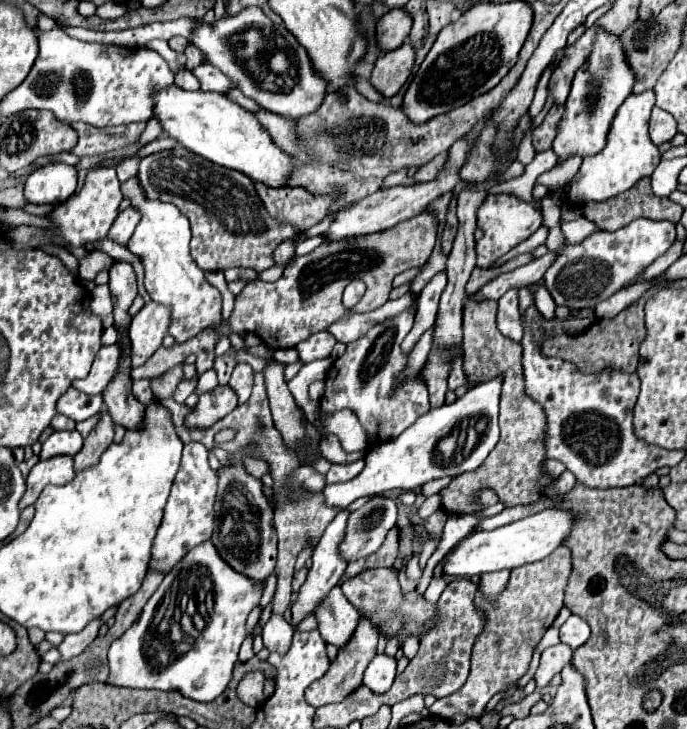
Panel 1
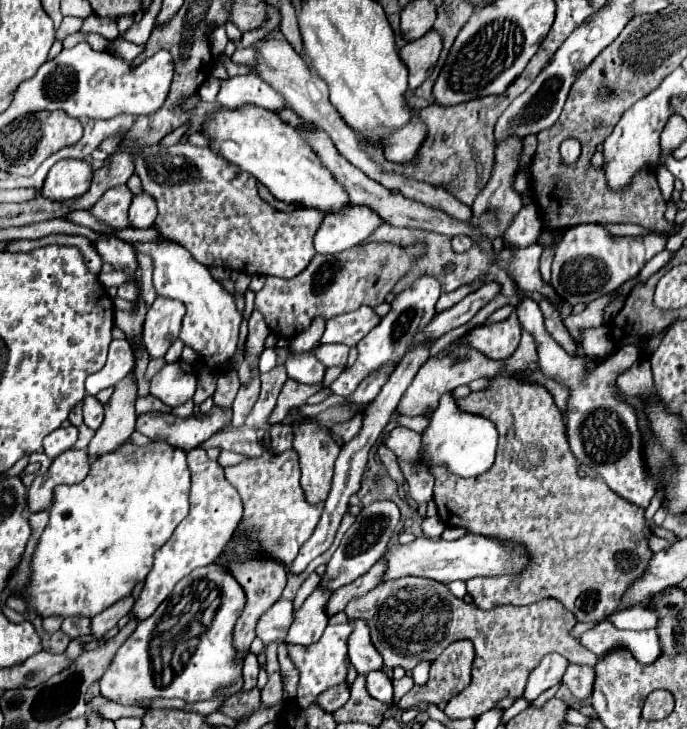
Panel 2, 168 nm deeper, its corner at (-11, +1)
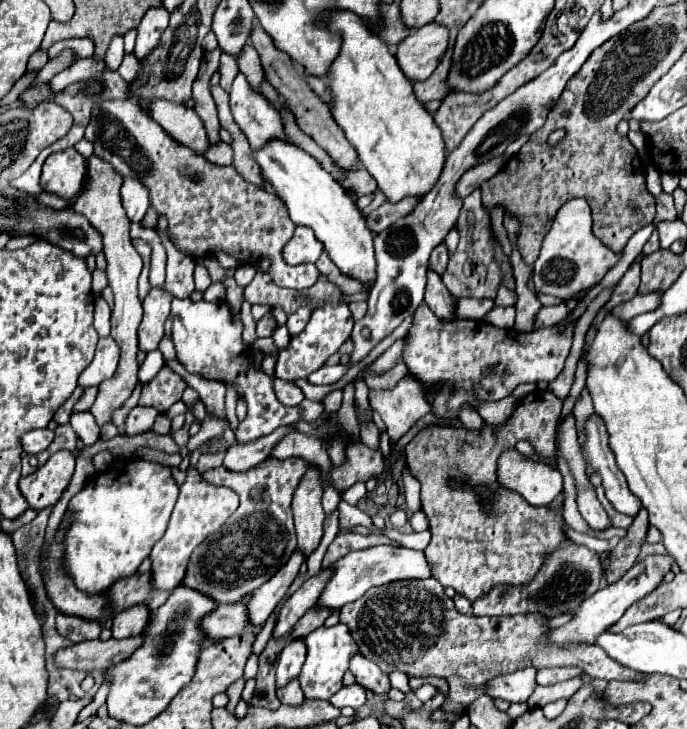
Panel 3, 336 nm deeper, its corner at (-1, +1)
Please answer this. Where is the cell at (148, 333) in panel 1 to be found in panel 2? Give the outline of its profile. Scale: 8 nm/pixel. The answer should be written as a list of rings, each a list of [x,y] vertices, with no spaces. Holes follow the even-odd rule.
[[[158,296],[154,304],[148,308],[144,322],[144,348],[150,358],[164,358],[166,350],[180,334],[184,318],[184,306],[178,300]]]

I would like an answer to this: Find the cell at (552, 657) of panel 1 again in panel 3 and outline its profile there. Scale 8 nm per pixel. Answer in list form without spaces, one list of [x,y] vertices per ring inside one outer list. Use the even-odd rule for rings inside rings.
[[[522,668],[514,674],[504,674],[494,678],[490,682],[490,696],[502,698],[506,702],[526,702],[530,694],[536,690],[536,670],[534,668]]]

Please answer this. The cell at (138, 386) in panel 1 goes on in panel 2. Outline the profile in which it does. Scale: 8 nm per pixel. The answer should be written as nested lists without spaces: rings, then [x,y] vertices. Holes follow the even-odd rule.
[[[144,396],[136,400],[136,412],[146,414],[146,412],[170,412],[168,406],[164,406],[158,398],[154,396]]]

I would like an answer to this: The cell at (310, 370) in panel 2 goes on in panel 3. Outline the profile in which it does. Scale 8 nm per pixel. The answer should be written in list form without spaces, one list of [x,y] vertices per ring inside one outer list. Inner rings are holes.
[[[286,326],[276,328],[276,330],[274,330],[274,334],[272,334],[272,338],[274,338],[274,344],[278,346],[278,350],[284,350],[284,348],[290,344],[290,334],[288,334]]]

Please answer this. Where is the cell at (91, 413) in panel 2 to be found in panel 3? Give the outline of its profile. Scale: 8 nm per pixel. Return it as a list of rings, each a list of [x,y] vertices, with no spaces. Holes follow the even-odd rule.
[[[86,410],[86,412],[74,412],[72,418],[70,418],[70,424],[76,432],[76,436],[86,444],[94,444],[98,438],[100,438],[100,430],[98,430],[98,424],[94,420],[94,416]]]

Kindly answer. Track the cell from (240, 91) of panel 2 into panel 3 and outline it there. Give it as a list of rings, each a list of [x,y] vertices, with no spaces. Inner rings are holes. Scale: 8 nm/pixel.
[[[242,72],[234,78],[230,108],[234,122],[246,134],[250,146],[262,146],[262,142],[268,142],[270,138],[286,138],[280,114],[258,90],[252,88]]]

